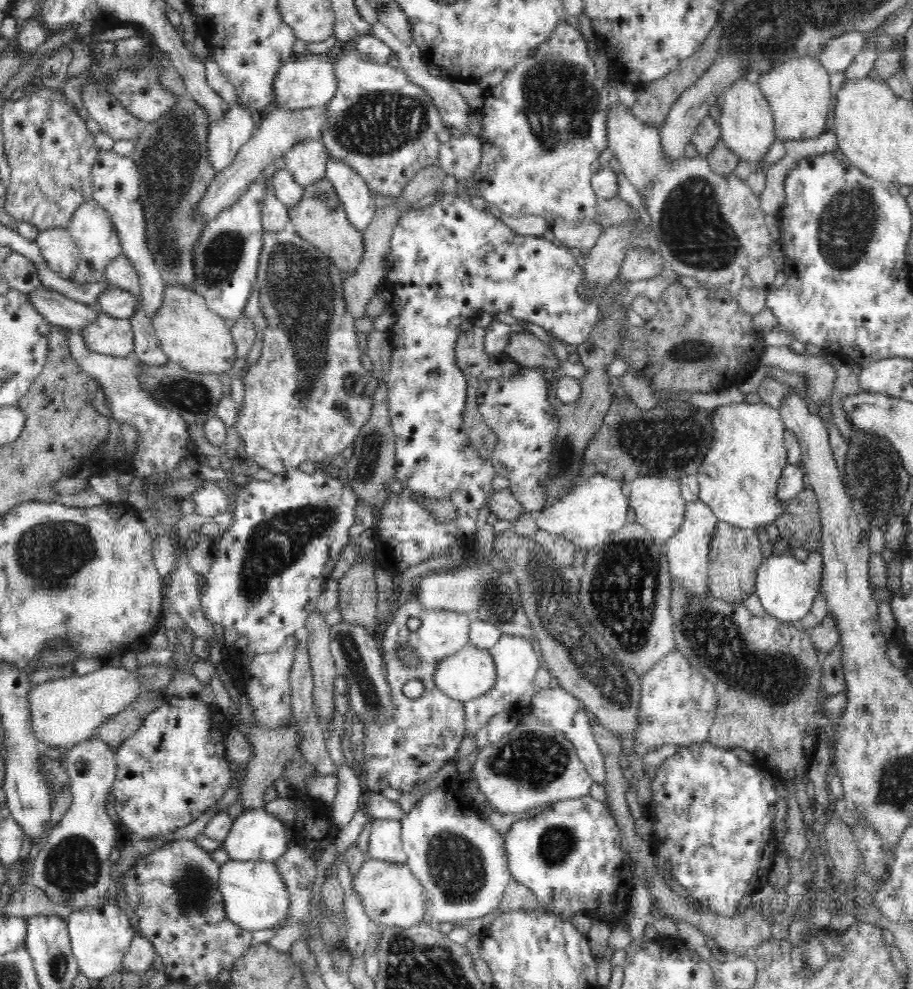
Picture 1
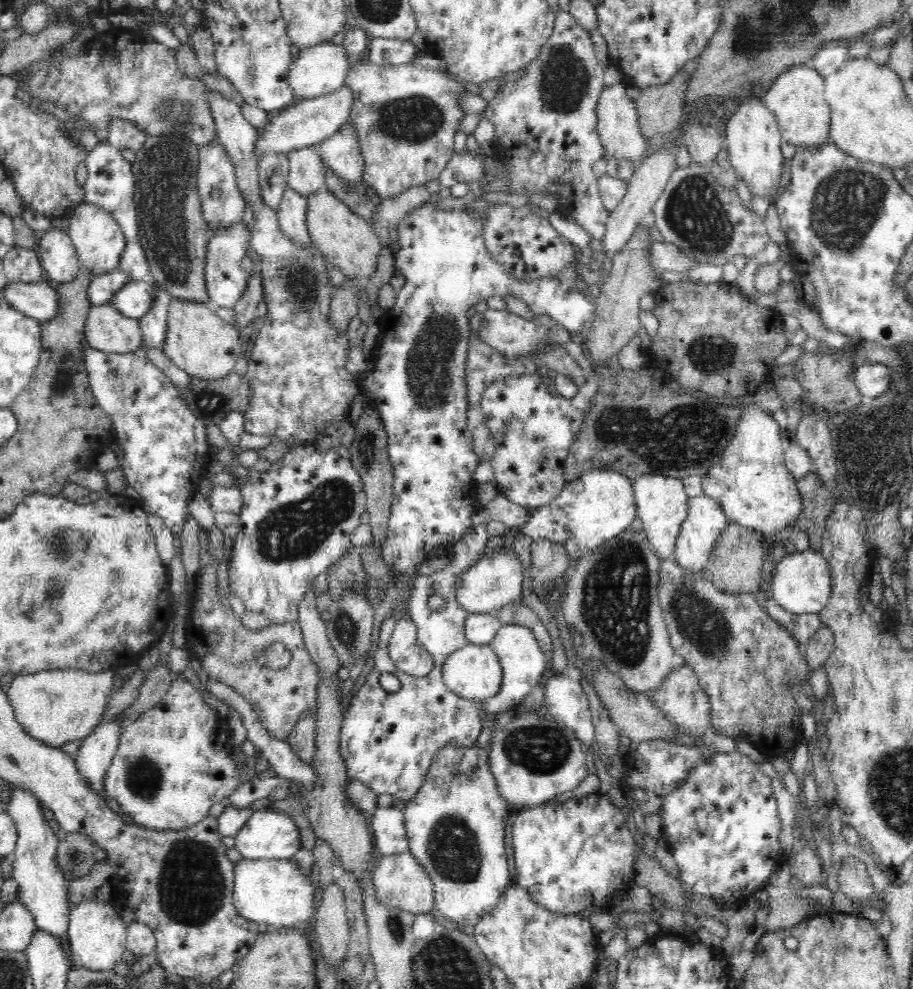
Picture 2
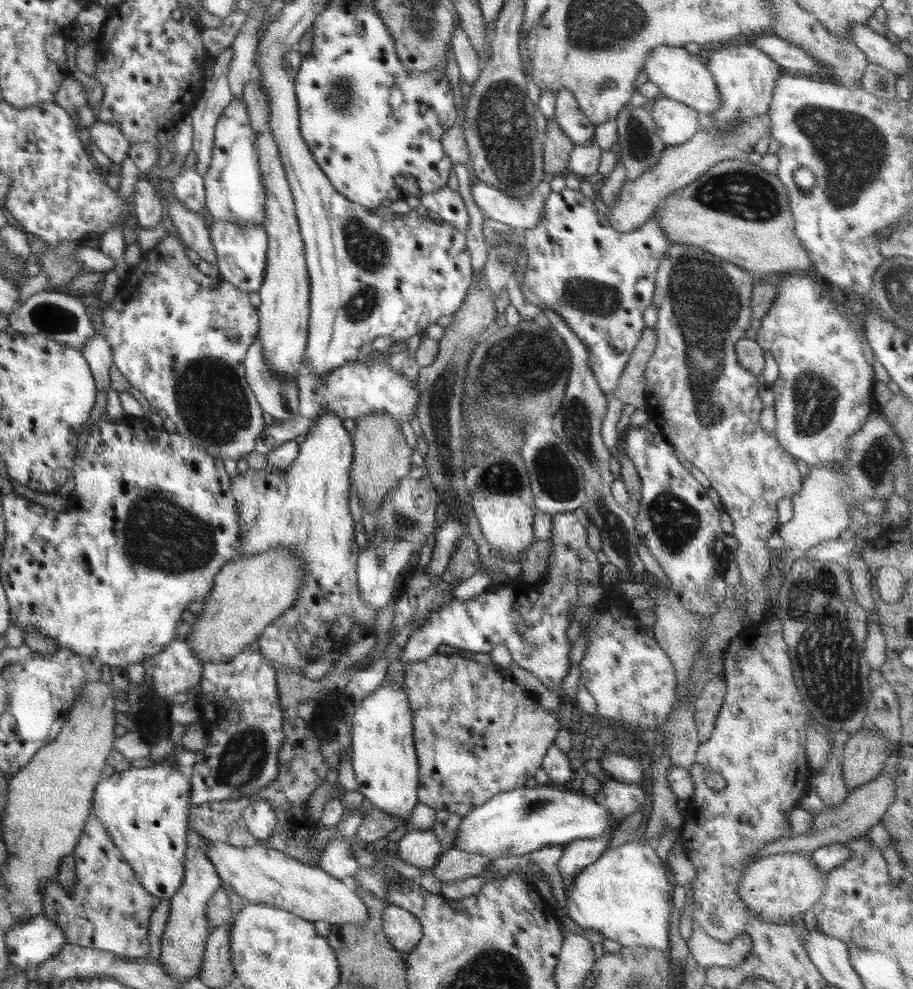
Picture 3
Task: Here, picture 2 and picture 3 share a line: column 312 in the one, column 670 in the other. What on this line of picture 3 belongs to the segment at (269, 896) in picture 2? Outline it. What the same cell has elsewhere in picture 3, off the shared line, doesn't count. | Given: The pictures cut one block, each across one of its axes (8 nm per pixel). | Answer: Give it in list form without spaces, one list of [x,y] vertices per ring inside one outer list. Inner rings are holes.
[[[634,840],[628,841],[623,846],[618,848],[607,849],[598,860],[589,864],[583,871],[580,871],[578,876],[573,880],[573,885],[565,890],[565,898],[567,901],[566,914],[582,929],[591,929],[593,931],[598,931],[605,938],[610,938],[610,940],[616,940],[618,936],[618,943],[622,946],[645,946],[646,948],[658,948],[660,950],[667,949],[669,946],[669,924],[670,918],[672,916],[672,910],[675,908],[673,904],[673,885],[668,883],[666,877],[666,871],[664,870],[664,865],[661,859],[657,856],[655,852],[655,846],[643,845],[642,843],[636,843]]]

